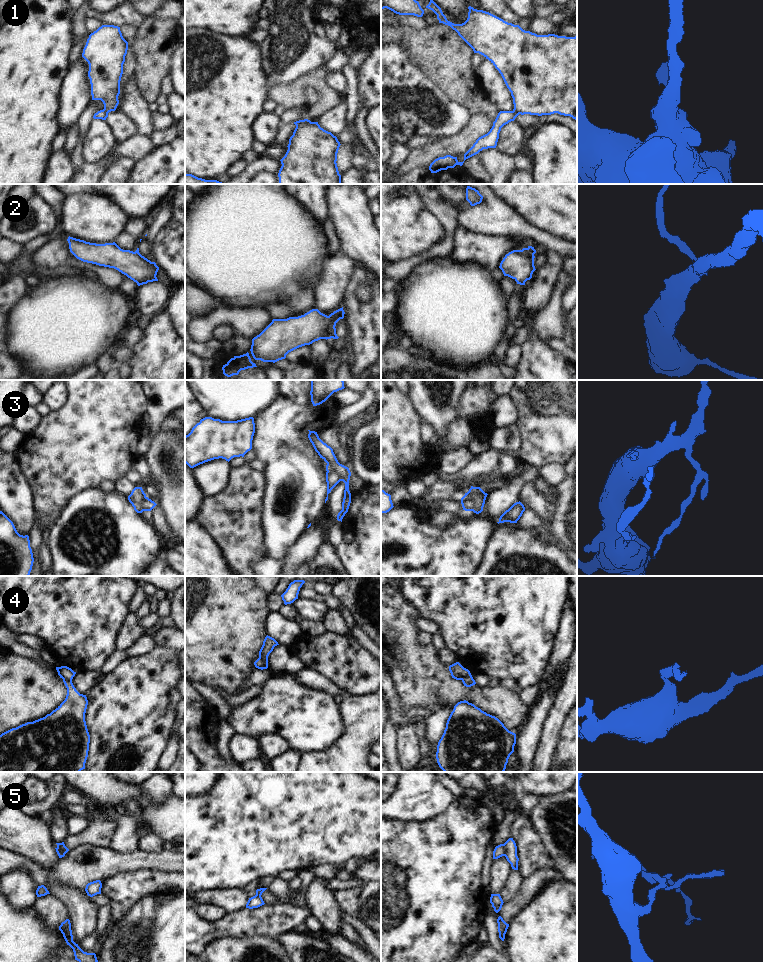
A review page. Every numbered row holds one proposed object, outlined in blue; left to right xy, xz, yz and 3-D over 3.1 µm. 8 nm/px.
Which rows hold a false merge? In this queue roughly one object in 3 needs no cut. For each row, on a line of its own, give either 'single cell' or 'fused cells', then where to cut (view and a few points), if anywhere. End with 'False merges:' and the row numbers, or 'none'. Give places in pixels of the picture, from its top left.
1: fused cells; cut yz (513, 109), (518, 114)
2: fused cells; cut yz (521, 250), (533, 255)
3: fused cells; cut yz (464, 495), (474, 502), (475, 506), (472, 510)
4: fused cells; cut yz (471, 675), (462, 680)
5: fused cells; cut yz (504, 843), (505, 855)
False merges: 1, 2, 3, 4, 5

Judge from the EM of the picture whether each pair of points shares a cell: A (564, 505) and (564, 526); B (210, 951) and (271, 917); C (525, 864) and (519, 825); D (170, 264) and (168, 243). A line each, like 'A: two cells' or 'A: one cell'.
A: one cell
B: two cells
C: one cell
D: one cell

